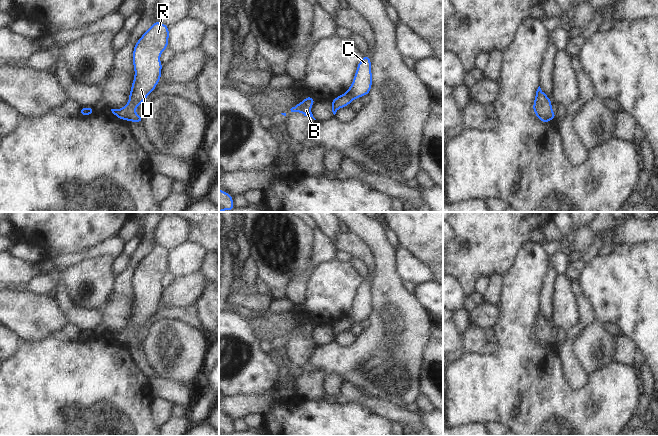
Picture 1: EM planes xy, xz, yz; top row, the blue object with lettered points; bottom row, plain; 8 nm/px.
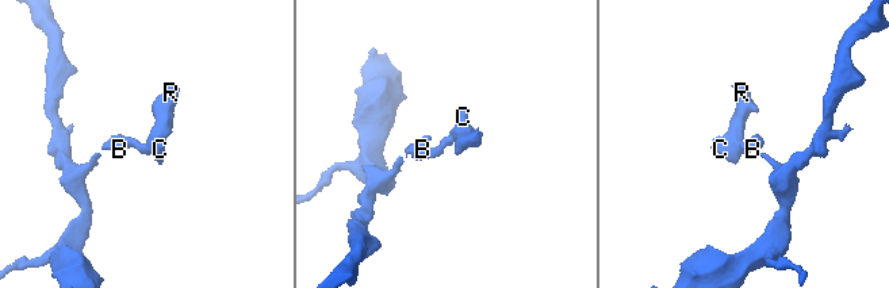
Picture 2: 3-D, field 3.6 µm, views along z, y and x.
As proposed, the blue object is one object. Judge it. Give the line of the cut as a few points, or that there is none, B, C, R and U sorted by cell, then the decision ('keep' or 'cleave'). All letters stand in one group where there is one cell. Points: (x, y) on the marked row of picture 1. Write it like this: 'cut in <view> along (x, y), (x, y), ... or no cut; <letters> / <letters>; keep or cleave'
cut in xy along (126, 105), (127, 119); B / C R U; cleave

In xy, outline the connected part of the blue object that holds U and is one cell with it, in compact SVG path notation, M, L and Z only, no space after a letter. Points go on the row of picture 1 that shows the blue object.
M155 21L139 38L133 48L133 68L135 76L127 103L127 121L142 124L144 117L138 116L135 109L153 92L161 80L163 65L161 53L168 48L169 27Z

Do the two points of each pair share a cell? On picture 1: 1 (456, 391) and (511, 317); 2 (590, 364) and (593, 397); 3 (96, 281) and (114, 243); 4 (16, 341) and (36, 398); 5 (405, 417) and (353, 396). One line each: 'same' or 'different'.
1: same
2: different
3: different
4: different
5: same

